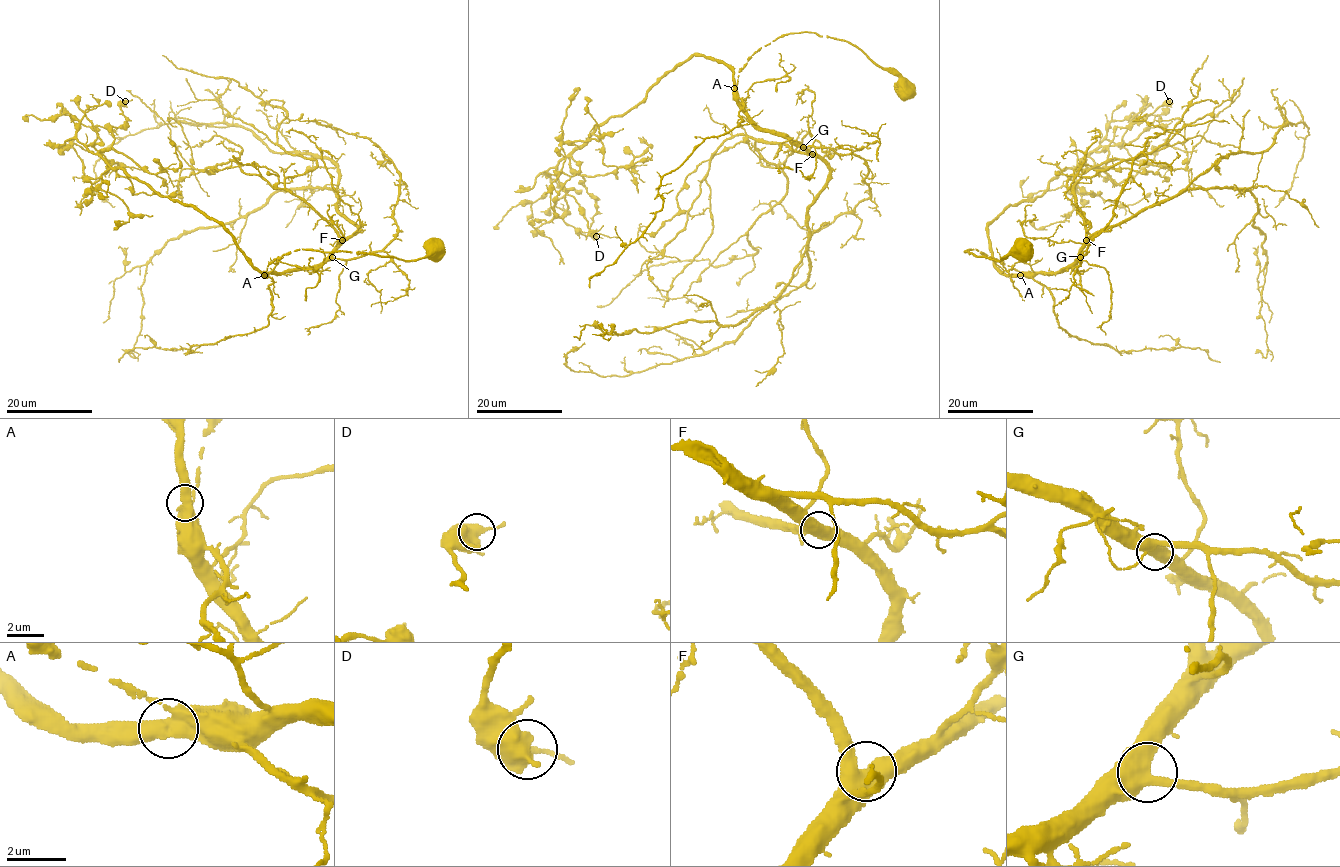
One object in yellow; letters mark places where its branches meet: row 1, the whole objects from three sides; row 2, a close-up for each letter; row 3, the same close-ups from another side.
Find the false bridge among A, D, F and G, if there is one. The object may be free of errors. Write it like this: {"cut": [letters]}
{"cut": []}

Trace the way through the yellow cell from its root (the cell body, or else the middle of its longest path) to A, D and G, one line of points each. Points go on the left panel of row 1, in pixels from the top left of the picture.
A: (437, 246), (422, 258), (413, 260), (373, 253), (297, 249), (270, 262), (263, 275)
D: (437, 246), (413, 260), (297, 249), (262, 274), (223, 226), (99, 154), (125, 122), (125, 101)
G: (437, 246), (422, 258), (413, 260), (373, 253), (297, 249), (270, 262), (266, 272), (316, 268), (332, 257)

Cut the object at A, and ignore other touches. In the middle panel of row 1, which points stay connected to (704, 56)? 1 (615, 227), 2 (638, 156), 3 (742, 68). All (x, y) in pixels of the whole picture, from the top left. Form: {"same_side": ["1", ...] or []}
{"same_side": ["2"]}

